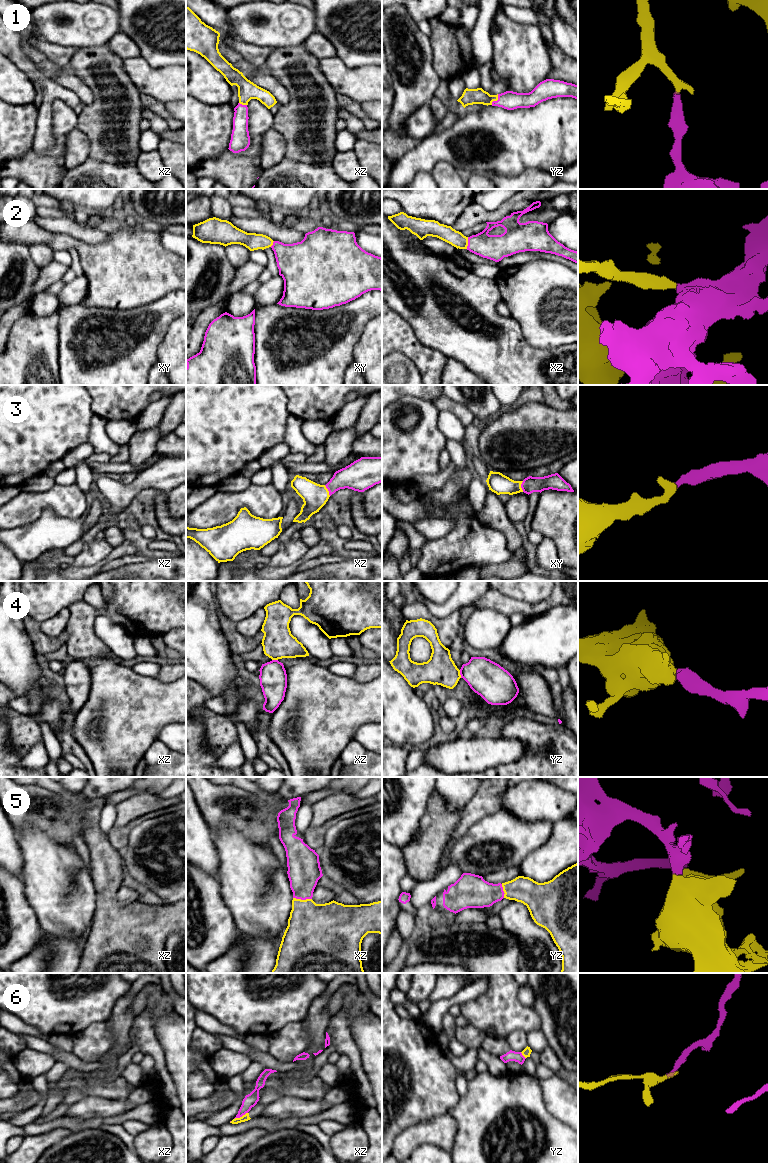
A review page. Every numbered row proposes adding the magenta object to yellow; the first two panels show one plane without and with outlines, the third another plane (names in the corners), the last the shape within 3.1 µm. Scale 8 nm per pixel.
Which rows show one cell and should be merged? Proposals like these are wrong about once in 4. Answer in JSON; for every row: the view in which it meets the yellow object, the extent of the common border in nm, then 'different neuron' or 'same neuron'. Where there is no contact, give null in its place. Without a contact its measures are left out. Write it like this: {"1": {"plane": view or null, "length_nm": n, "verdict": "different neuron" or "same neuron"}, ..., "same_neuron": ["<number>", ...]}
{"1": {"plane": "yz", "length_nm": 110, "verdict": "same neuron"}, "2": {"plane": "xz", "length_nm": 100, "verdict": "same neuron"}, "3": {"plane": "xz", "length_nm": 100, "verdict": "same neuron"}, "4": {"plane": "yz", "length_nm": 70, "verdict": "same neuron"}, "5": {"plane": "xz", "length_nm": 150, "verdict": "same neuron"}, "6": {"plane": "xz", "length_nm": 130, "verdict": "different neuron"}, "same_neuron": ["1", "2", "3", "4", "5"]}

